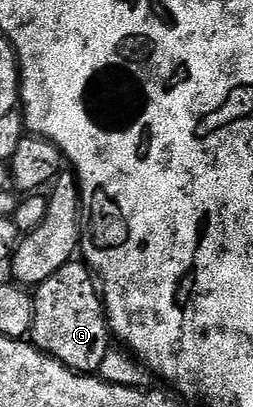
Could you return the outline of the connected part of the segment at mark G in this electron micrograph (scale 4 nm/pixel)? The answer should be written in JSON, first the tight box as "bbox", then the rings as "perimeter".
{"bbox":[30,260,114,375],"perimeter":[[[80,260],[66,263],[50,276],[50,280],[35,287],[34,305],[30,331],[32,345],[76,374],[95,375],[99,372],[114,338],[108,329],[108,312],[93,271]]]}

